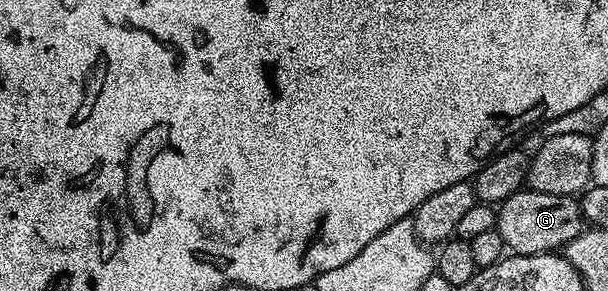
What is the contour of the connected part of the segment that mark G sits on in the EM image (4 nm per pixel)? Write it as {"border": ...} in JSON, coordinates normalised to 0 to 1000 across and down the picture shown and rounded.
{"border":[[[865,643],[817,708],[816,784],[840,873],[860,883],[924,863],[961,797],[957,711],[942,674],[891,667]]]}

